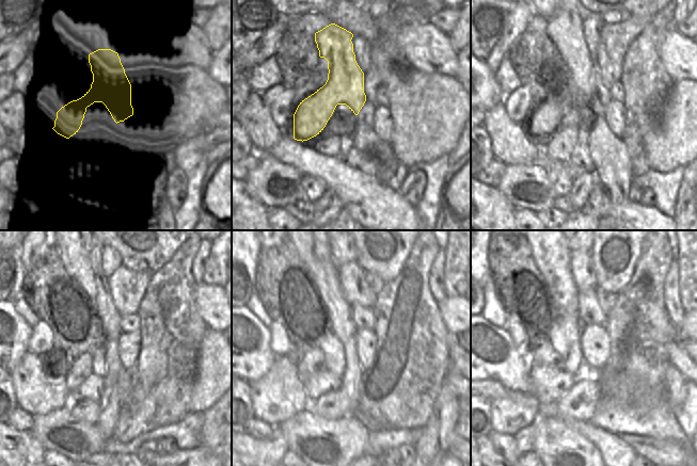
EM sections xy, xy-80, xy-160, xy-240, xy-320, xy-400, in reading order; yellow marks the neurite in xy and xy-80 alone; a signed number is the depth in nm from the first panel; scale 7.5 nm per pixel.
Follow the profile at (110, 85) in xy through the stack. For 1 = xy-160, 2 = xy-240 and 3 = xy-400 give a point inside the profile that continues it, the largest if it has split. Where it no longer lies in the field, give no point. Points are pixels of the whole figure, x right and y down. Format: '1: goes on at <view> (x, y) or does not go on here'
1: goes on at xy-160 (564, 28)
2: goes on at xy-240 (80, 252)
3: goes on at xy-400 (551, 256)

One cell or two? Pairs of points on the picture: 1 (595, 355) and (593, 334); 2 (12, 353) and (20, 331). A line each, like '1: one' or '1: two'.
1: one
2: one

